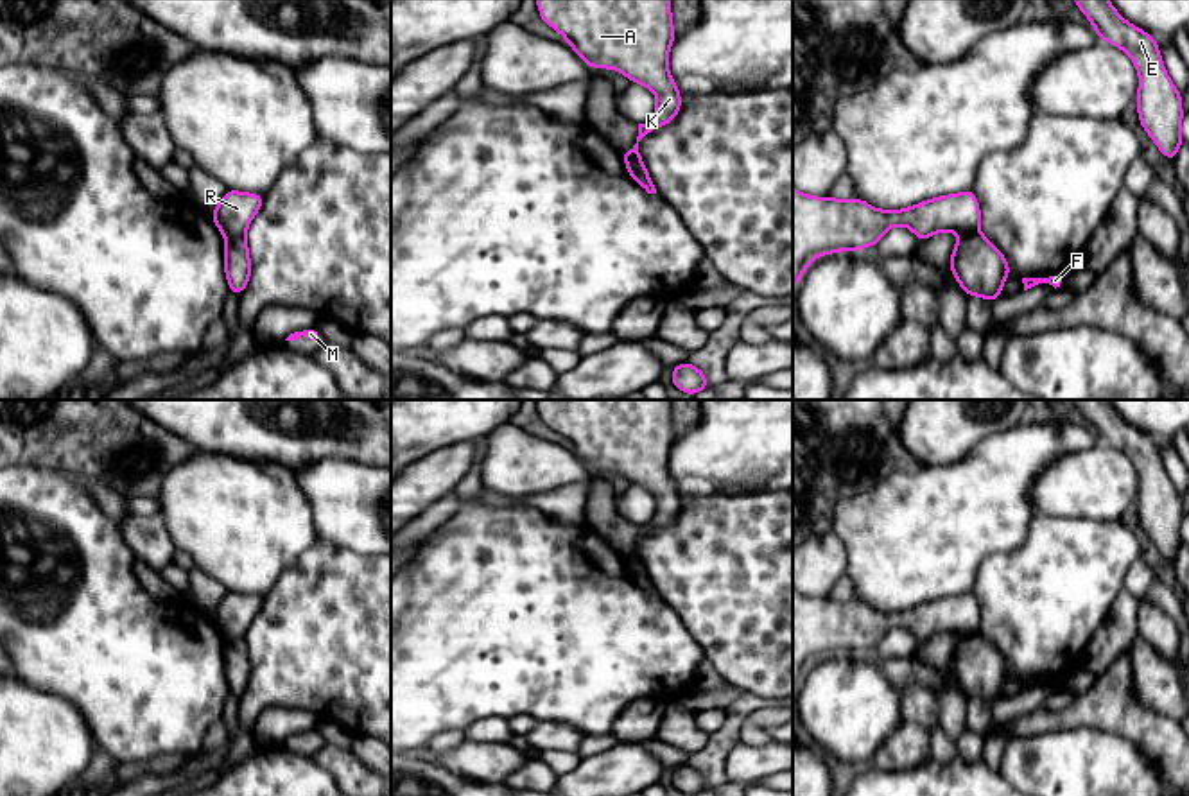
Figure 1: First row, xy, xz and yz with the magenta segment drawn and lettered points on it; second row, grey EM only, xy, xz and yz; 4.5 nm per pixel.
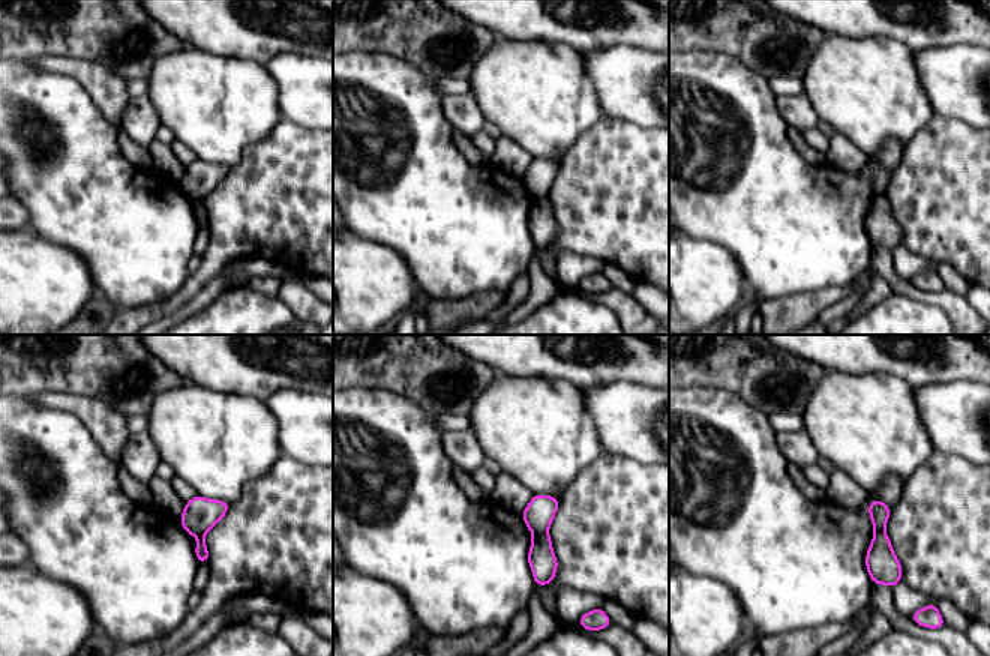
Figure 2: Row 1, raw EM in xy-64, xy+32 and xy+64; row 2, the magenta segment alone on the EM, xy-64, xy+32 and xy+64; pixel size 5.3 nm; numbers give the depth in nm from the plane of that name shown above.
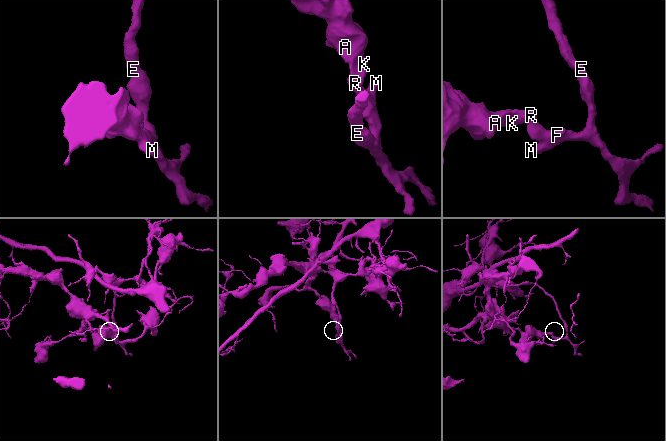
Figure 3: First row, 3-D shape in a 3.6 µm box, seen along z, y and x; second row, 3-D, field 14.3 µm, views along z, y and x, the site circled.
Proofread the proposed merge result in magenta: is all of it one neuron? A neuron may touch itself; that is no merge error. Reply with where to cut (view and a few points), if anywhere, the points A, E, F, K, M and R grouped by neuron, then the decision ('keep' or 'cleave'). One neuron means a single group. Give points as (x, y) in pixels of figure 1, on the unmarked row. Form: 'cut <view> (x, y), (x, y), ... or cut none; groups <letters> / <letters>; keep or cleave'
cut xy (244, 637), (226, 644); groups A K R / E F M; cleave

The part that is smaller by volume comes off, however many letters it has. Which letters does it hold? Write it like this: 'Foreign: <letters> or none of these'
Foreign: E, F, M

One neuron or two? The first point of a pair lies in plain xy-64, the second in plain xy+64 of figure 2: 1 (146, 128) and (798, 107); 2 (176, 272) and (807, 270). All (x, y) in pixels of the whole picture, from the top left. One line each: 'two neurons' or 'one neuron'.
1: one neuron
2: one neuron

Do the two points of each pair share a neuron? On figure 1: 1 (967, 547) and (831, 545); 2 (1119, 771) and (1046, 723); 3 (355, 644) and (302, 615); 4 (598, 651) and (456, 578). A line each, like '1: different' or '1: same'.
1: different
2: different
3: same
4: same

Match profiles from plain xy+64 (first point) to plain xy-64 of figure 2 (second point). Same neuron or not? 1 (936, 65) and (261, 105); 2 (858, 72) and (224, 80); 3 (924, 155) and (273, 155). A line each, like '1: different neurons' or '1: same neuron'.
1: different neurons
2: same neuron
3: same neuron

